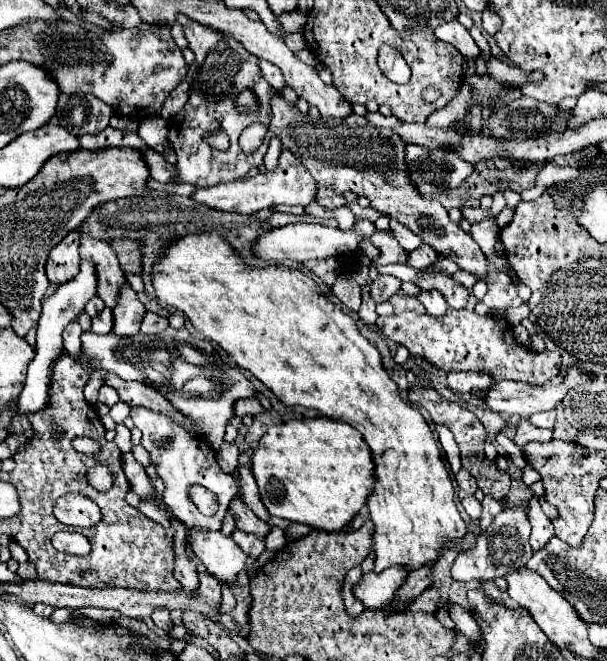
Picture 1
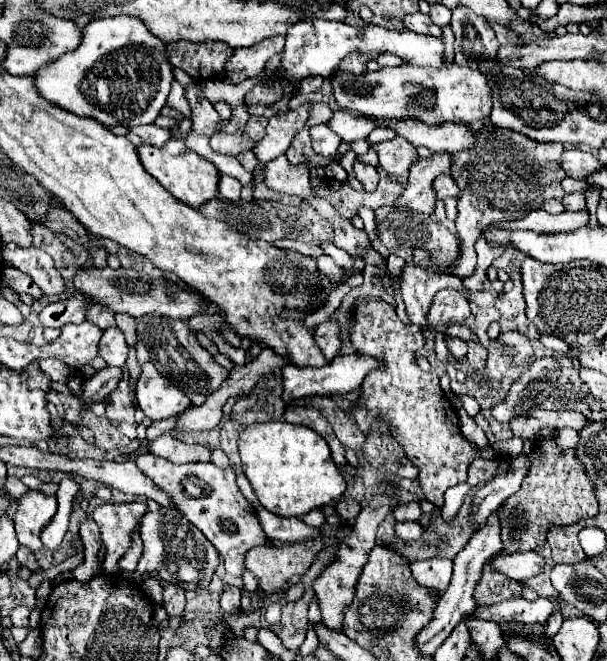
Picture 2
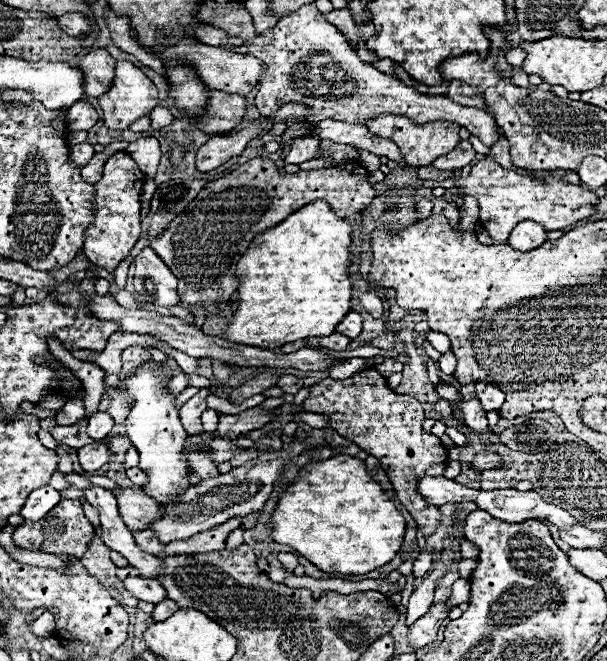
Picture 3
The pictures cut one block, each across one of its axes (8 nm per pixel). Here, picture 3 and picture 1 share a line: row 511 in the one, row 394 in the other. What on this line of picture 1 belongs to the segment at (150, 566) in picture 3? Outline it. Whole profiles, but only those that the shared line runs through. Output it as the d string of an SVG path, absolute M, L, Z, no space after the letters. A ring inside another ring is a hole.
M106 384L100 388L100 392L98 392L98 402L106 404L106 406L114 406L118 400L120 400L120 398L118 398L118 392L116 392L114 388L110 388L110 386L106 386Z

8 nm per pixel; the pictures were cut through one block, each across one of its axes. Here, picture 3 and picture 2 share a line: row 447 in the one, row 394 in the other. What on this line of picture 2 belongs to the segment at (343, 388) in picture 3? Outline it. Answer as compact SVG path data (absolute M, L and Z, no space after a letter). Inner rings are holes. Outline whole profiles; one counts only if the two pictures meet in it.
M440 290L434 300L432 300L432 306L428 310L428 318L426 318L426 326L416 326L416 324L404 324L398 316L396 316L396 310L394 306L390 306L388 302L384 300L370 300L370 298L362 298L354 310L352 310L352 326L350 326L350 342L354 346L354 350L358 354L364 354L364 356L374 356L374 358L380 358L384 362L384 368L380 370L374 370L364 378L362 386L360 386L360 396L358 400L352 404L352 418L356 420L358 428L366 434L370 430L370 426L374 422L386 422L388 424L388 430L394 434L396 442L400 442L402 450L408 454L408 460L412 460L420 474L418 474L418 480L420 480L420 486L426 494L426 500L436 504L438 508L442 506L444 502L444 492L450 488L450 486L456 486L460 482L466 482L466 472L468 472L468 466L472 460L476 458L494 458L494 450L492 448L478 448L476 444L472 444L470 440L466 440L458 428L458 416L456 416L456 410L454 406L448 402L448 398L444 396L444 392L440 390L438 386L438 376L436 374L424 374L416 362L416 352L420 348L424 348L426 340L424 340L424 332L426 330L432 330L432 328L438 328L438 324L448 326L448 324L462 324L470 318L470 306L468 302L464 300L462 294L458 294L456 290Z

